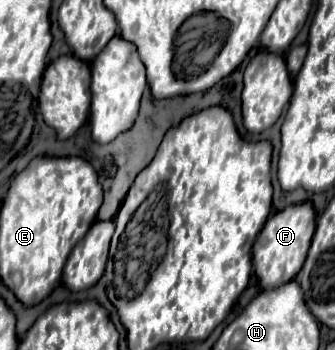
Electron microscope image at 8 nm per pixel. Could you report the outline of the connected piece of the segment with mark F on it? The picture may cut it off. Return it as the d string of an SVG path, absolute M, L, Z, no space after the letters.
M309 201L285 207L265 221L259 237L253 243L253 267L263 289L273 289L275 285L283 285L283 281L291 281L295 277L295 273L303 267L303 257L307 255L313 231L315 211Z

